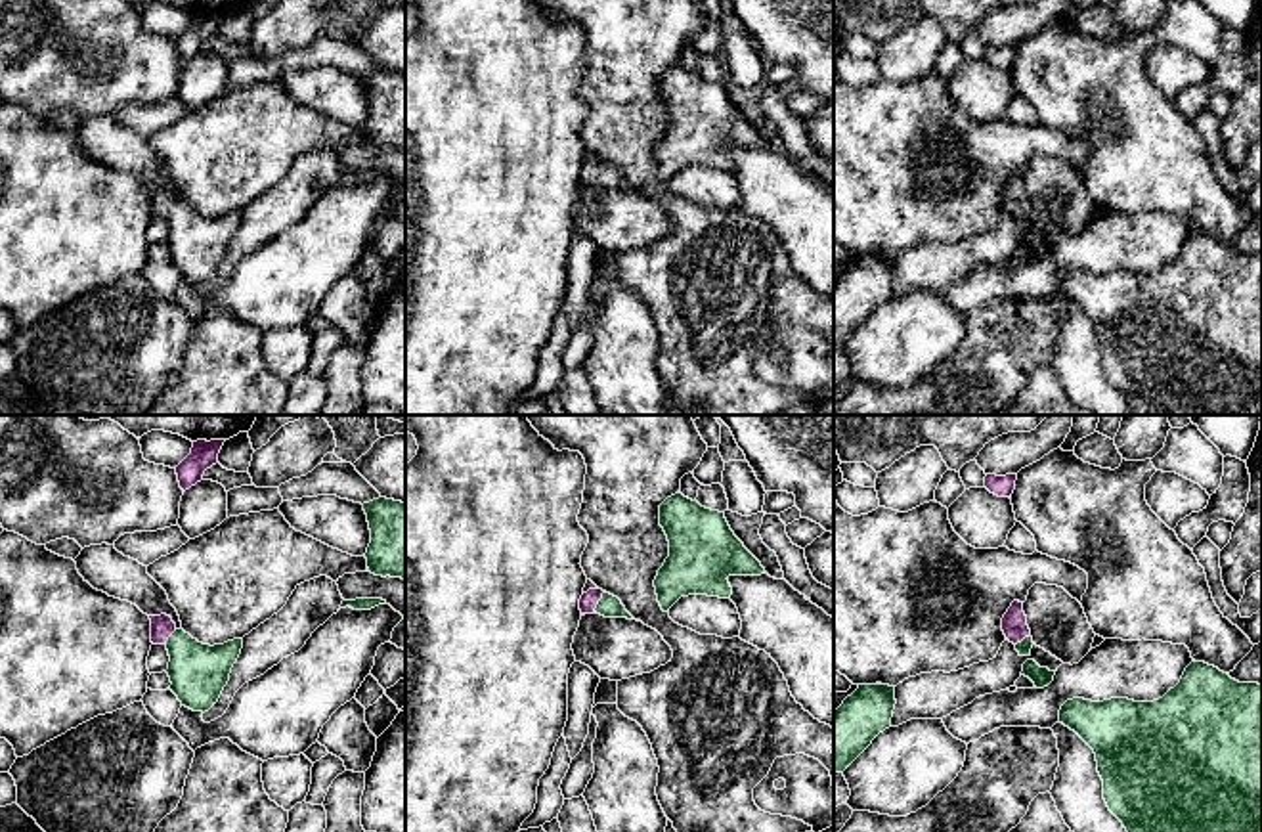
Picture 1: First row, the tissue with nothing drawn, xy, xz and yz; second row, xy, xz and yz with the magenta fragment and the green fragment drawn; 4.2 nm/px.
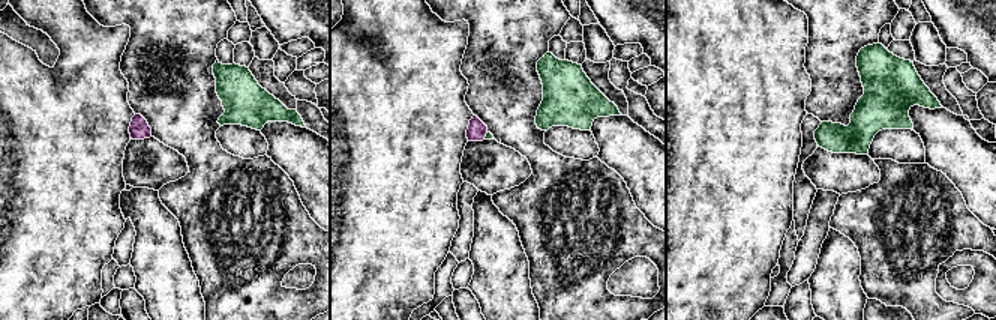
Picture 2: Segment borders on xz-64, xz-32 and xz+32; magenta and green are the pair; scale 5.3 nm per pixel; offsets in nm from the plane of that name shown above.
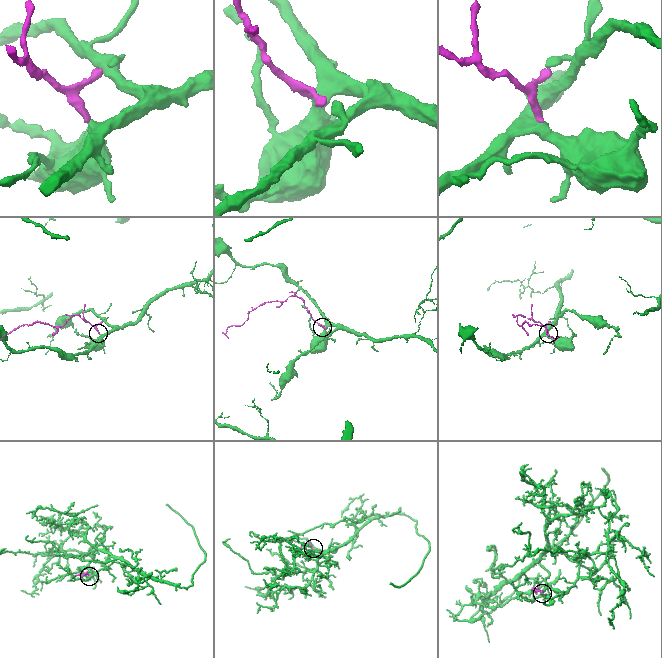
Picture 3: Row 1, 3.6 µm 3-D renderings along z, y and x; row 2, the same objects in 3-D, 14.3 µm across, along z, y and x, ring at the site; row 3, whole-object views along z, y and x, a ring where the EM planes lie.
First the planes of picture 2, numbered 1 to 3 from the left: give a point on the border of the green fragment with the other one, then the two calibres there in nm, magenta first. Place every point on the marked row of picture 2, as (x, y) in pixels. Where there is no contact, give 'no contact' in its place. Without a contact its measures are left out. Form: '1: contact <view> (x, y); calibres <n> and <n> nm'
1: no contact
2: contact xz-32 (485, 135); calibres 100 and 40 nm
3: no contact

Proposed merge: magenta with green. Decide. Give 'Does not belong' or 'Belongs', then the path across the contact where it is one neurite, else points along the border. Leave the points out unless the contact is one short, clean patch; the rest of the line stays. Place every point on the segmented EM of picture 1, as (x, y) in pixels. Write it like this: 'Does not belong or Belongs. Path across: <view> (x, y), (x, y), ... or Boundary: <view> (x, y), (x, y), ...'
Belongs. Path across: xz (587, 603), (599, 599), (610, 607)

